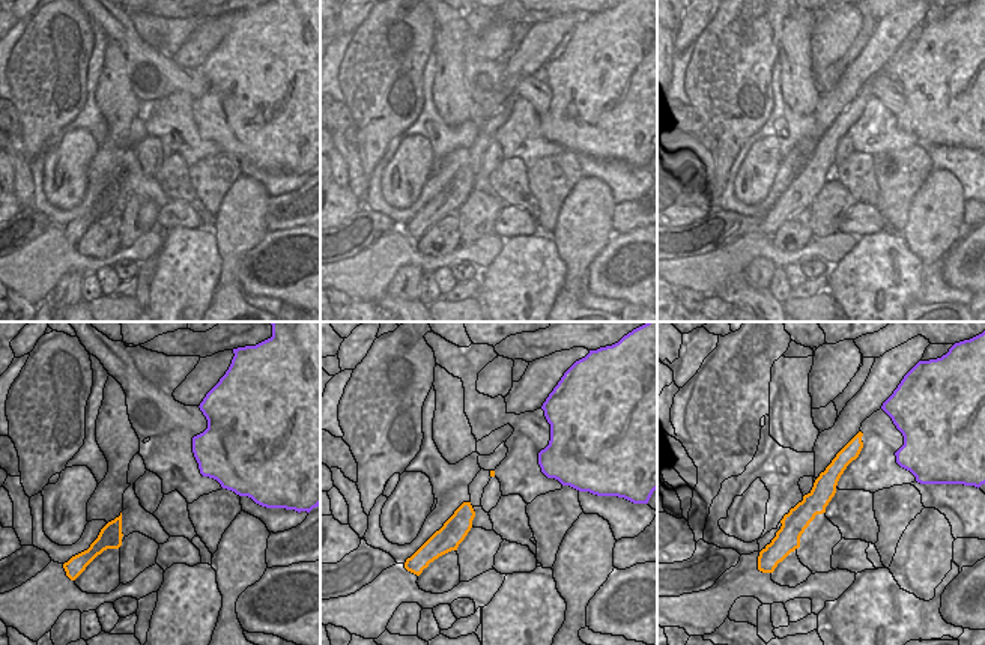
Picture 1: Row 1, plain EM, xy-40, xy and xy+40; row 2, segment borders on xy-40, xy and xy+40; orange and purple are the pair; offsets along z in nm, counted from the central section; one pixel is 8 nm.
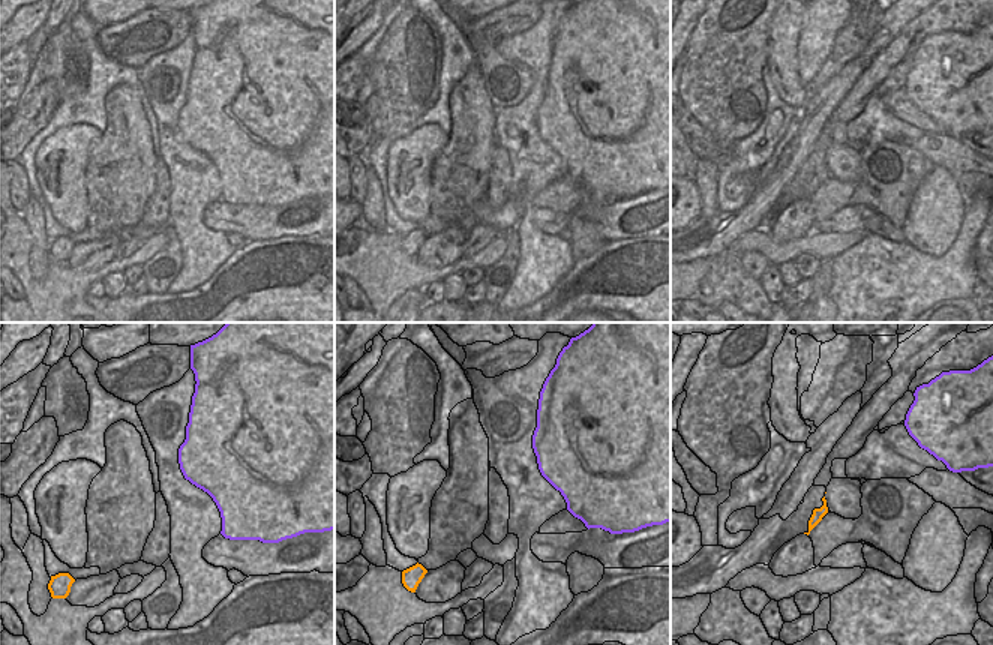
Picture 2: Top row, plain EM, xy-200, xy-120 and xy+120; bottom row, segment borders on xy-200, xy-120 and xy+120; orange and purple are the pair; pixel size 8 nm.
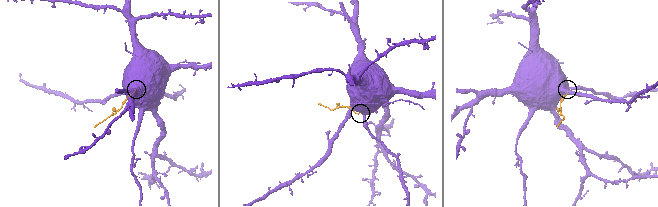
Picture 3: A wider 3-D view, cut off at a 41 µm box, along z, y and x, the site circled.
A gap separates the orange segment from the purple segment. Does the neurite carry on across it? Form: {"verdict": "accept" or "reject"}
{"verdict": "reject"}

